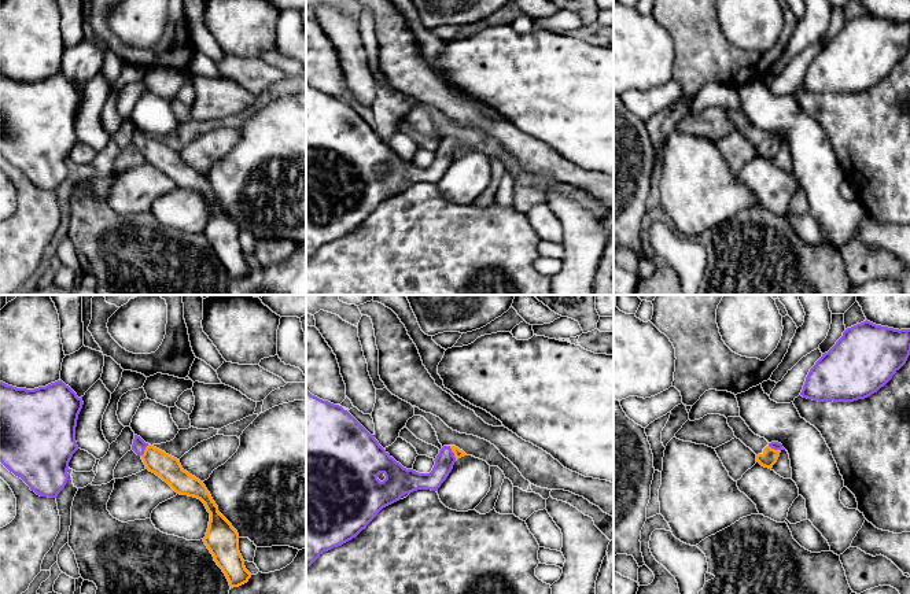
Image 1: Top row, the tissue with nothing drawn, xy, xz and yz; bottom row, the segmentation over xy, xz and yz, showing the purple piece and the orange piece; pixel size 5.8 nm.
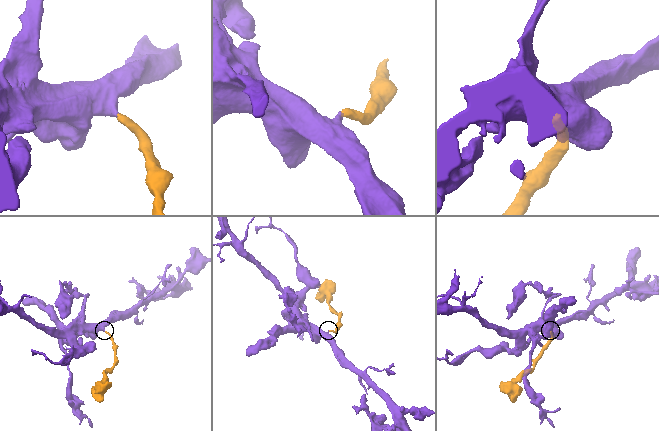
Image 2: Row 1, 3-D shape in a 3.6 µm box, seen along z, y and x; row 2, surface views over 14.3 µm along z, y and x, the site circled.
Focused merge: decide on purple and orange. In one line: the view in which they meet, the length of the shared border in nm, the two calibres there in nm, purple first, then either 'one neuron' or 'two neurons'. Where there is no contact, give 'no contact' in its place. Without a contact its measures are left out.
xz | 100 nm | 110/50 nm | one neuron

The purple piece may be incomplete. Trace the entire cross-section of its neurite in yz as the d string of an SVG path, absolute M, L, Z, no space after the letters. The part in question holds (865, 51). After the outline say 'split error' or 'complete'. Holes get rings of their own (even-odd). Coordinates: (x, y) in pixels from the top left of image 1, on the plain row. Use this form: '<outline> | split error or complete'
M863 14L843 25L836 37L810 62L800 88L825 95L865 92L884 80L910 48L910 22L894 22Z | complete

